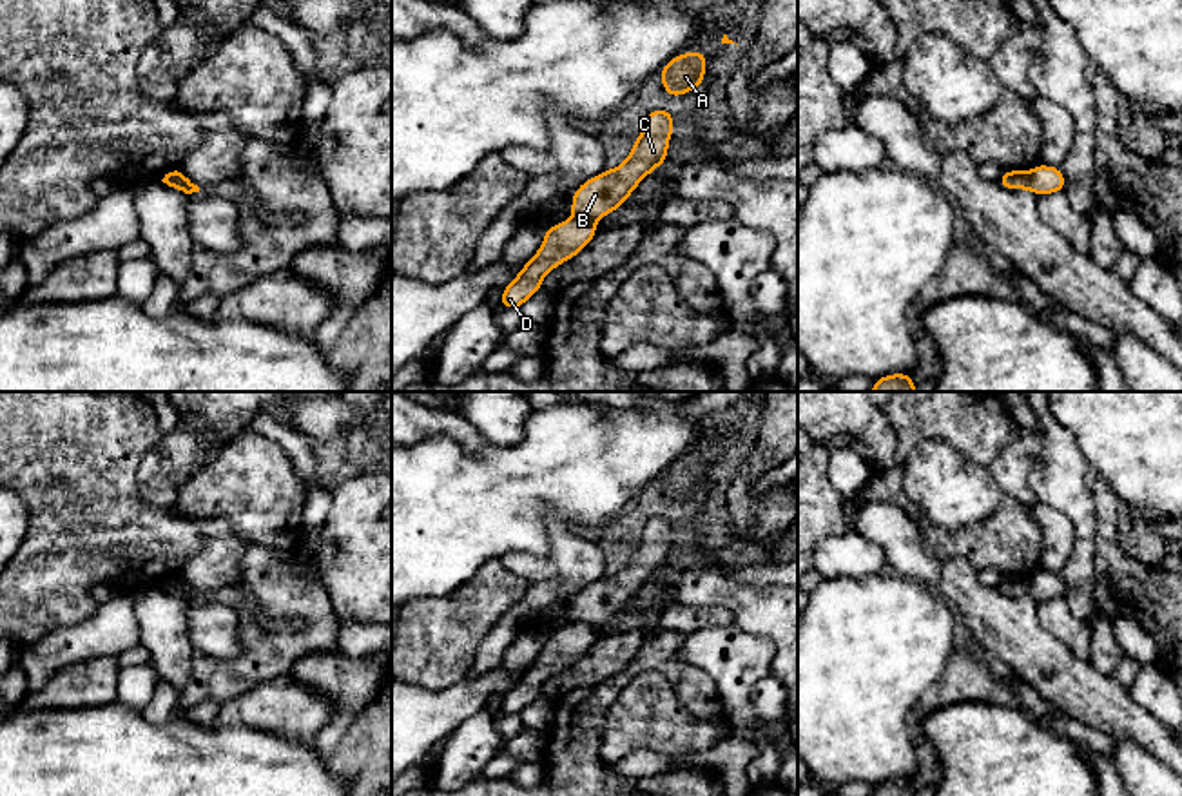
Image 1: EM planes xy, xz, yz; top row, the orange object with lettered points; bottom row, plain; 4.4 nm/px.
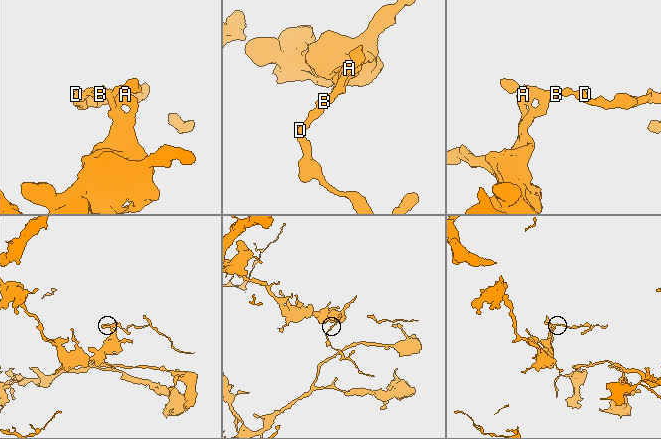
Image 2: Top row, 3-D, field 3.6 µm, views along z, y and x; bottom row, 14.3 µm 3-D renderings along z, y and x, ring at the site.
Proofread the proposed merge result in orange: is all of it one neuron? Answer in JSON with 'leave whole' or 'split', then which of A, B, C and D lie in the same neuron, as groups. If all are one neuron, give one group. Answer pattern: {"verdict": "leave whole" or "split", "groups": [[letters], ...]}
{"verdict": "split", "groups": [["A", "B", "C"], ["D"]]}

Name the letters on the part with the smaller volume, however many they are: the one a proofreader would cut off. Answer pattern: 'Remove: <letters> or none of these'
Remove: D

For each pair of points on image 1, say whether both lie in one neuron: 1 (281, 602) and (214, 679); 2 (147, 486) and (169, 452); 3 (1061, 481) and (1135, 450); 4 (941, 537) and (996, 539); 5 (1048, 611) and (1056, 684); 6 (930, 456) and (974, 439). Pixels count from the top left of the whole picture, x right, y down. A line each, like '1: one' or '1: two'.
1: one
2: one
3: two
4: one
5: two
6: two

